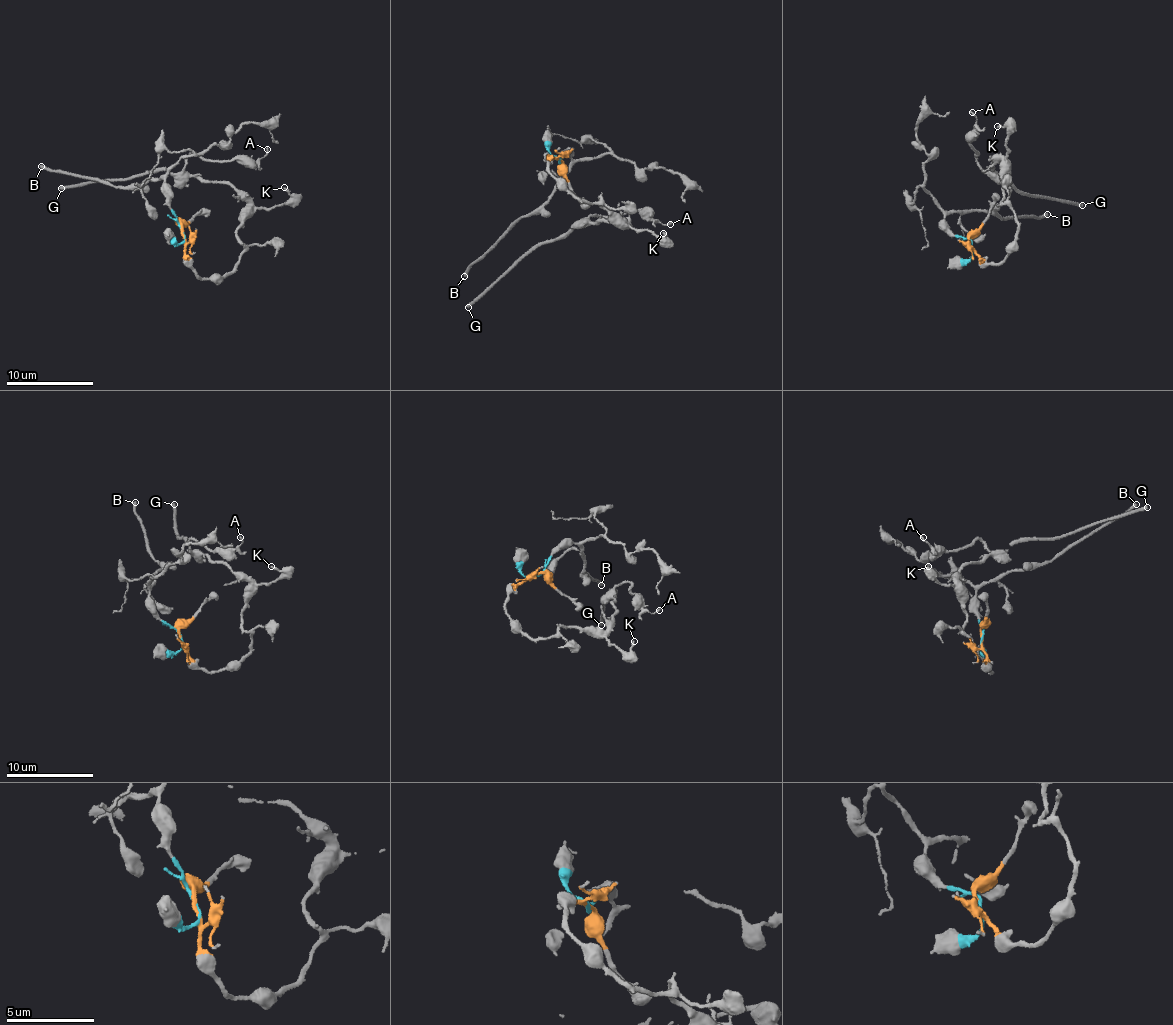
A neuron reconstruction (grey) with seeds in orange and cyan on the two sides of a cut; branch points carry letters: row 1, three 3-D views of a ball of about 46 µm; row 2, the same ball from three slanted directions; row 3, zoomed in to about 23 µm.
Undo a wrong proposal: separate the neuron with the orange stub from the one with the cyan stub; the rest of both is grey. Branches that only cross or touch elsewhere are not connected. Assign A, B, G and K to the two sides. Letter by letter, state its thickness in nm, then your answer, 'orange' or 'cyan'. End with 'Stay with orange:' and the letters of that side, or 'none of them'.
A: calibre 150 nm; orange
B: calibre 260 nm; cyan
G: calibre 260 nm; orange
K: calibre 170 nm; orange
Stay with orange: A, G, K

